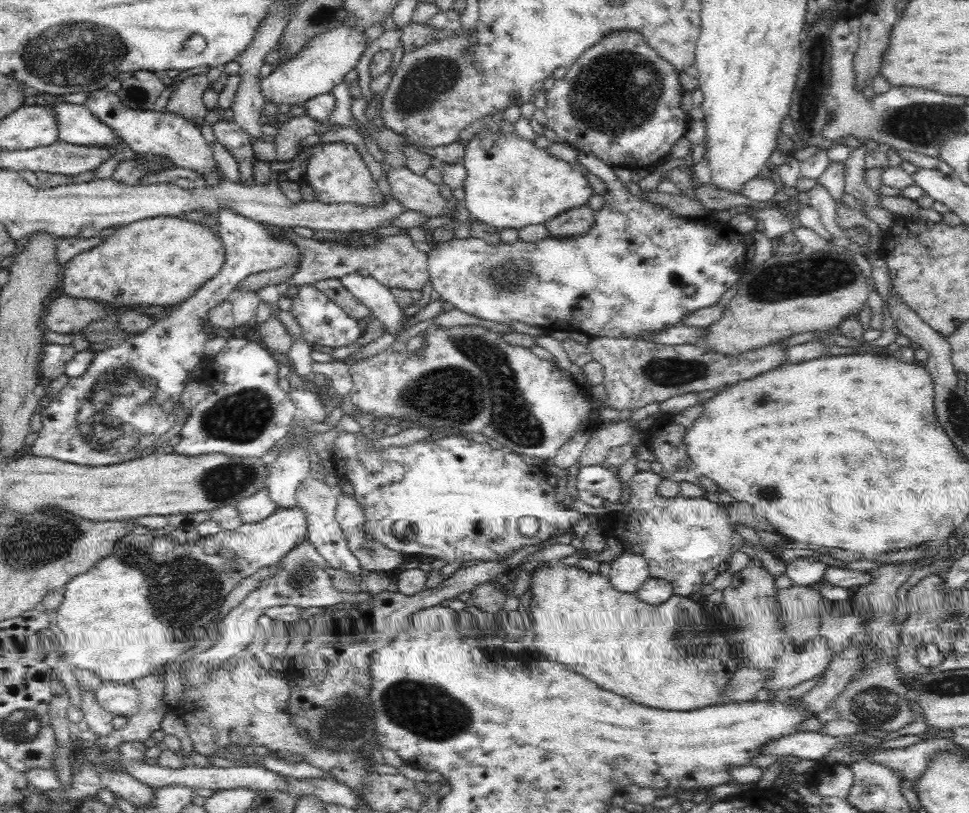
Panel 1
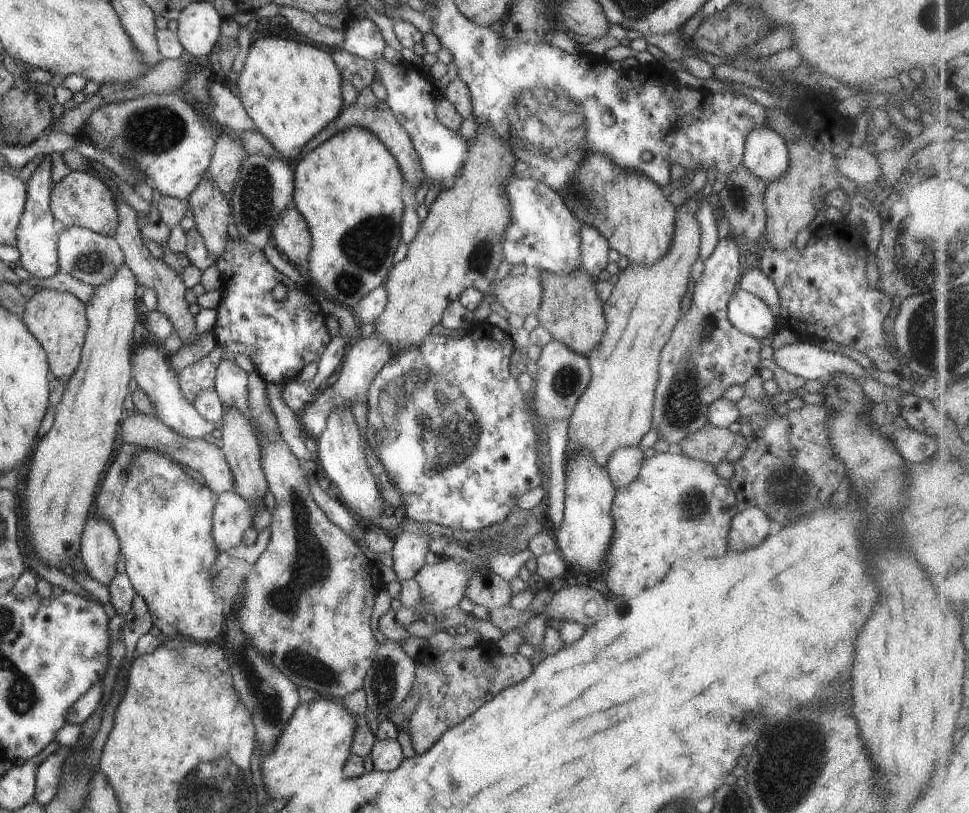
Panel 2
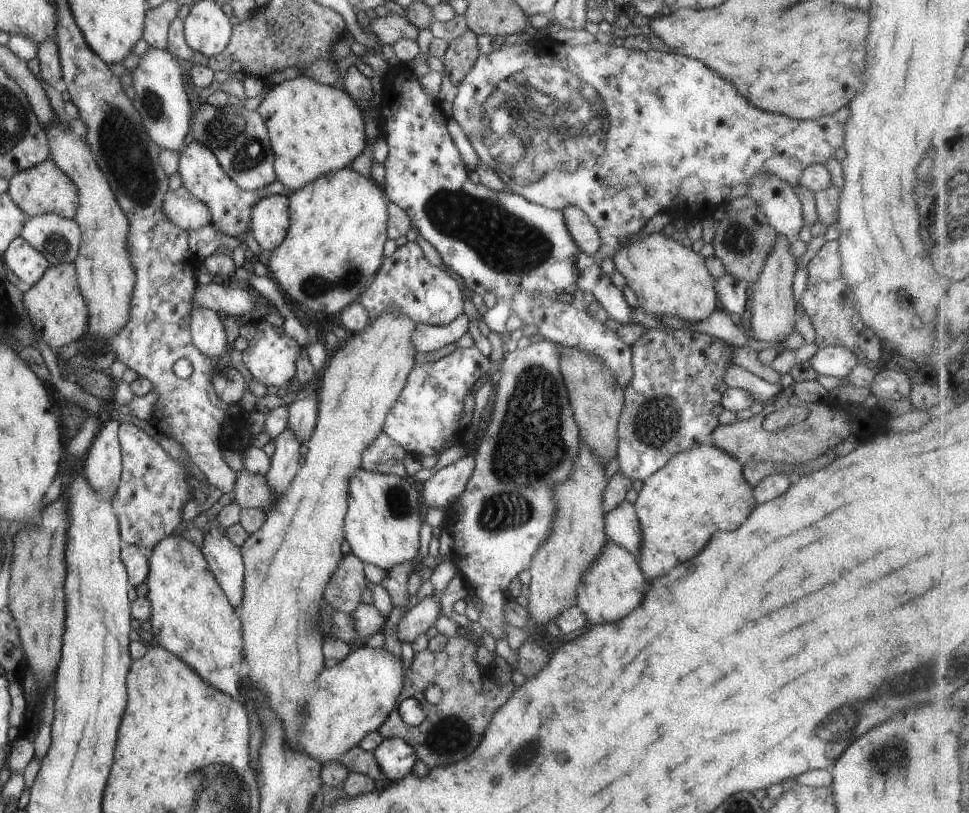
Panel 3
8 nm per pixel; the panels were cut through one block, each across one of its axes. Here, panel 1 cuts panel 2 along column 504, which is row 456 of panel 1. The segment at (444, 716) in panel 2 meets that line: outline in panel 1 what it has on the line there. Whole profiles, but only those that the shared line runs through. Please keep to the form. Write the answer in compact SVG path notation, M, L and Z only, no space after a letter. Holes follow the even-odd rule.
M700 403L685 408L672 420L672 424L664 429L665 432L662 432L662 420L658 420L658 428L654 428L654 433L647 436L647 444L656 456L655 461L663 466L663 478L674 482L692 482L706 492L719 493L721 488L714 481L696 472L694 463L686 455L686 445L682 443L682 435L694 425L702 412Z

